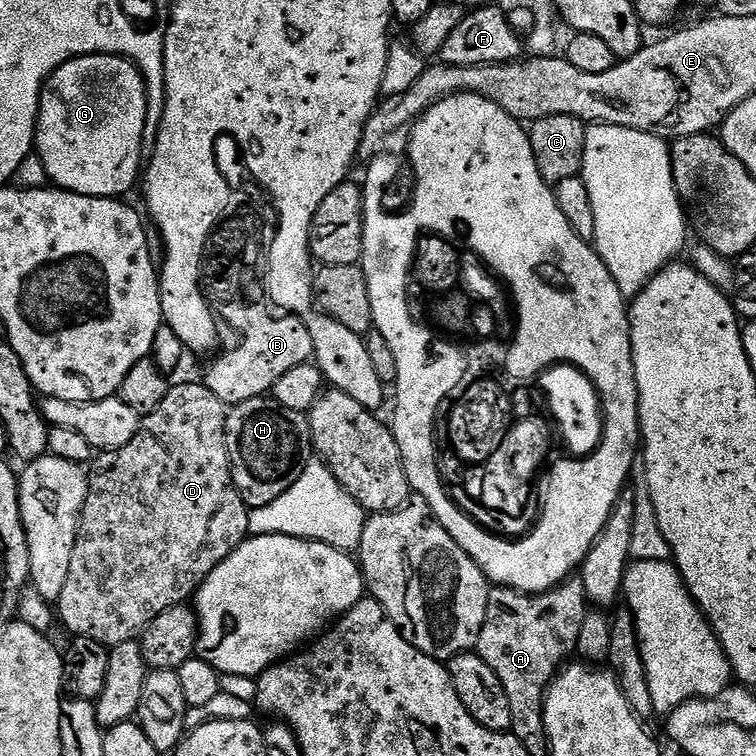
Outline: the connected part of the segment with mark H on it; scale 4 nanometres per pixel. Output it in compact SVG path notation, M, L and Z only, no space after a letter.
M268 396L235 405L226 422L226 446L230 454L232 477L248 509L261 508L274 498L282 498L313 459L312 431L308 417L290 410Z

